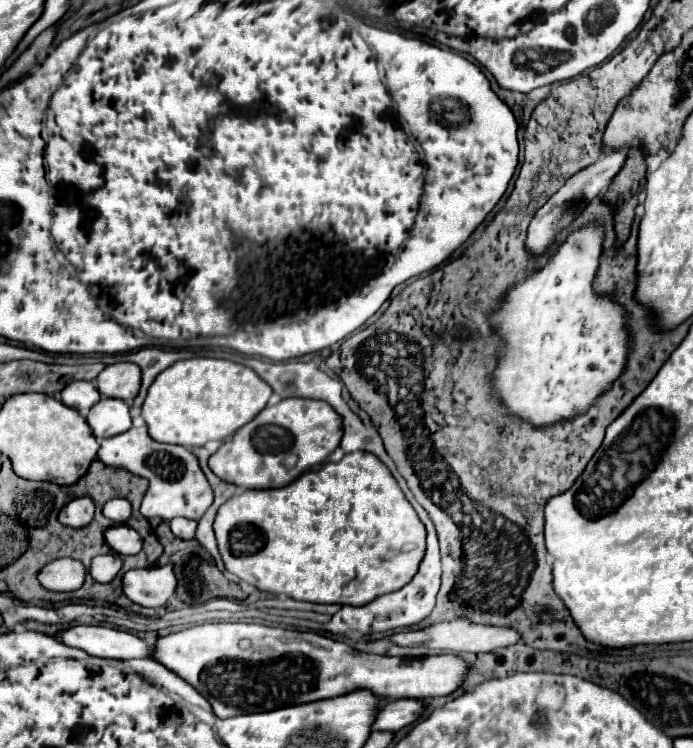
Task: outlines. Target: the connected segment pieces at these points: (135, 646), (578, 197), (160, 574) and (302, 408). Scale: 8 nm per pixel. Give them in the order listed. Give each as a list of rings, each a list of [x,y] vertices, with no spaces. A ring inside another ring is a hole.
[[[70,626],[58,632],[62,644],[80,648],[98,658],[150,658],[150,646],[136,634],[108,626]]]
[[[608,148],[600,160],[596,160],[594,164],[586,166],[584,170],[580,170],[578,174],[574,174],[534,216],[532,224],[530,224],[530,230],[528,230],[528,240],[526,240],[526,246],[528,246],[528,252],[538,256],[538,254],[544,254],[546,248],[554,242],[556,234],[566,228],[568,224],[572,224],[572,220],[594,200],[598,198],[600,194],[604,194],[608,190],[608,184],[610,180],[620,172],[620,168],[624,166],[624,160],[626,160],[626,148]]]
[[[172,564],[152,568],[132,568],[122,576],[124,594],[140,606],[160,608],[176,590],[176,574]]]
[[[286,398],[276,406],[266,406],[252,422],[210,456],[210,468],[222,480],[242,488],[282,488],[302,472],[322,464],[340,444],[342,420],[330,404],[304,398]]]

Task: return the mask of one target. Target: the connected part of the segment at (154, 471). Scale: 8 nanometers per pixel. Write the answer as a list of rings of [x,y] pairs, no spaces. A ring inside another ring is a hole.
[[[146,426],[130,428],[128,432],[124,432],[120,436],[102,440],[100,450],[98,450],[98,460],[106,466],[124,468],[136,476],[148,474],[144,478],[148,478],[150,488],[148,488],[148,492],[142,500],[142,508],[140,508],[140,512],[146,518],[160,516],[162,520],[172,520],[176,516],[184,516],[184,518],[200,520],[200,516],[204,516],[204,512],[210,508],[210,504],[214,500],[212,488],[210,488],[204,472],[200,470],[198,458],[184,446],[154,442],[148,436]]]

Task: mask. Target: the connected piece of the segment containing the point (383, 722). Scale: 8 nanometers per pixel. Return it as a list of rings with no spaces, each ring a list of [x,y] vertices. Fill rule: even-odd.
[[[402,698],[402,700],[394,700],[388,702],[380,708],[376,724],[372,726],[372,730],[390,730],[396,732],[404,726],[414,724],[420,714],[424,712],[426,704],[422,700],[412,700],[412,698]]]

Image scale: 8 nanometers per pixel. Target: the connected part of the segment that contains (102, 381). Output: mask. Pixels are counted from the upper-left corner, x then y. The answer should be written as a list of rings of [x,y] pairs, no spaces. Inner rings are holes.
[[[118,362],[106,366],[98,378],[96,386],[106,398],[120,398],[132,402],[140,390],[140,368],[132,362]]]

